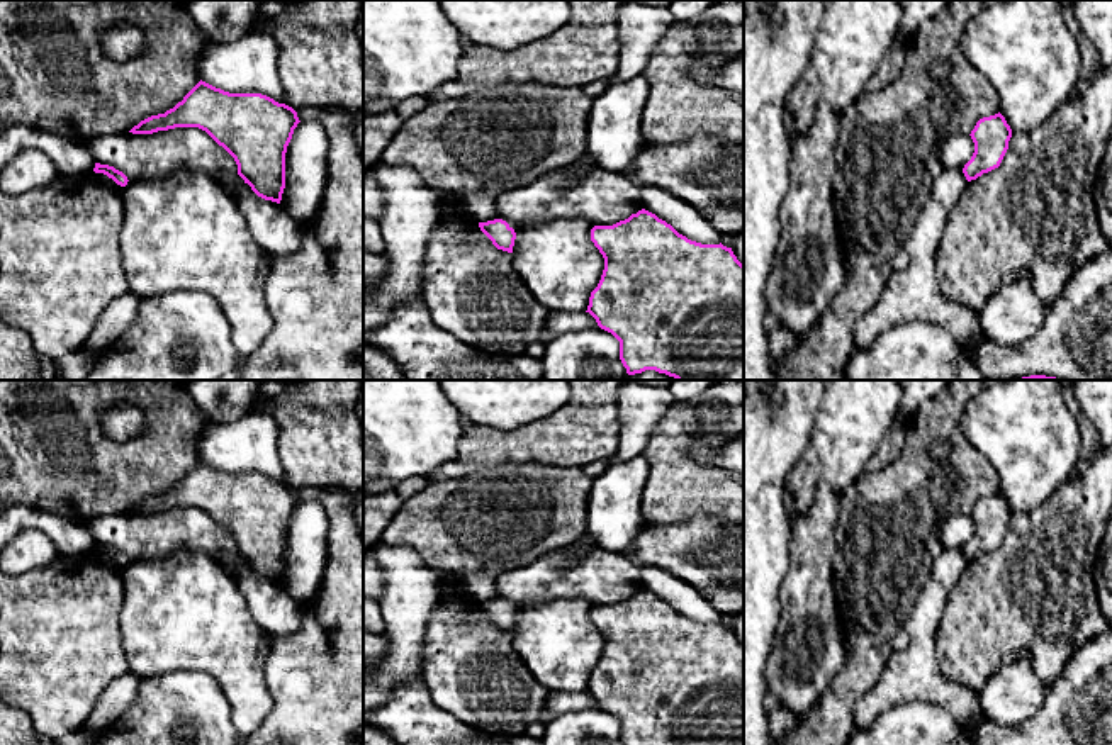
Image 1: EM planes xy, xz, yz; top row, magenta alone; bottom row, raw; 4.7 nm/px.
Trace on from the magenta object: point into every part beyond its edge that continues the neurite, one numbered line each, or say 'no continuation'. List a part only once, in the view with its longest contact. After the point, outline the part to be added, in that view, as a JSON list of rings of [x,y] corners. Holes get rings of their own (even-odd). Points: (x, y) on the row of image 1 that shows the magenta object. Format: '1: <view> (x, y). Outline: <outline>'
no continuation

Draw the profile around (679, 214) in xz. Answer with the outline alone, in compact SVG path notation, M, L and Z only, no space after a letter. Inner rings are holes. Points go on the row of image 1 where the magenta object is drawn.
M638 185L642 207L671 224L679 234L701 244L720 244L723 234L693 205L659 187Z

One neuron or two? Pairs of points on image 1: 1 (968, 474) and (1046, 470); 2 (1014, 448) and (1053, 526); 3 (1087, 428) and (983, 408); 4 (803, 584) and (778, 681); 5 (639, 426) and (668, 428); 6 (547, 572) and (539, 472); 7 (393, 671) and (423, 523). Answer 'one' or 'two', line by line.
1: two
2: two
3: two
4: one
5: two
6: two
7: two

